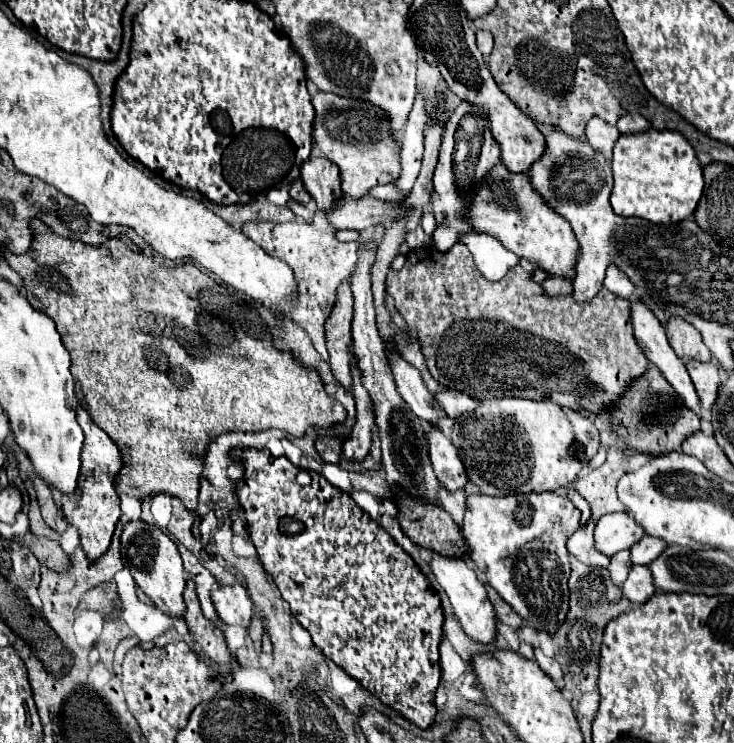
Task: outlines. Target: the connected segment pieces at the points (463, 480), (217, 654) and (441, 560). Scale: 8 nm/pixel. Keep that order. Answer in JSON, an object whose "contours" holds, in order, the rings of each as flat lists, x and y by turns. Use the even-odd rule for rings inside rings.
{"contours":[[[439,428,427,430,427,442,429,442,429,456,431,456,437,478,443,482,443,486,449,492,463,490,469,478,457,454,457,448,451,444,449,438,443,436]],[[187,578,187,588,183,592,185,598,185,622,189,626,189,632,193,636,193,640,197,642,197,648,215,664,219,664,221,668,233,668,233,658,231,652,225,644,223,632,203,616,201,606,199,606,199,598,195,592,195,584,191,578]],[[431,552,431,570,437,576,437,582,445,588,451,600,451,606,455,610,455,616,459,618,465,634,479,644,493,644,497,636,497,616,495,616,493,604,489,602,485,586,477,580,475,568,463,558,447,558]]]}

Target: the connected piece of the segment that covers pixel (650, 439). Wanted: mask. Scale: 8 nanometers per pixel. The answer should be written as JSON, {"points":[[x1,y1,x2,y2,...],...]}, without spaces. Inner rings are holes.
{"points":[[649,364,647,374,643,374,643,378,639,378,631,386,631,390,627,390,623,402,629,402,629,410,623,408,623,414,621,412,613,414,611,426,613,428,617,424,625,426,633,438,629,440,631,446,635,446,635,450,639,452,649,452,649,454,673,452,681,448,687,436,699,430,699,416,685,406,683,398,669,386,669,382,663,378,663,374,657,370,655,364]]}

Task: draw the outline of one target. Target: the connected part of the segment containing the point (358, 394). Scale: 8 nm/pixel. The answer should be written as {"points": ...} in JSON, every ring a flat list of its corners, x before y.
{"points":[[351,362,353,370,353,394,357,402,357,422,353,428,351,438,343,442,343,456,349,462,361,462,371,448,371,426,375,424,373,414,371,414,371,398,367,398,367,390,363,390,363,384,359,382,359,368,355,362]]}

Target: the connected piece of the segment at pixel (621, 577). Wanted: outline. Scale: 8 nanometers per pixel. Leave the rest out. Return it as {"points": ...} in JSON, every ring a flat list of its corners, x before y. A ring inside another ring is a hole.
{"points":[[623,550,615,556,611,556,611,564,609,564,609,572,611,572,611,578,617,586,621,586,625,580,627,580,627,574,631,570,633,562,631,562,631,554,629,550]]}

